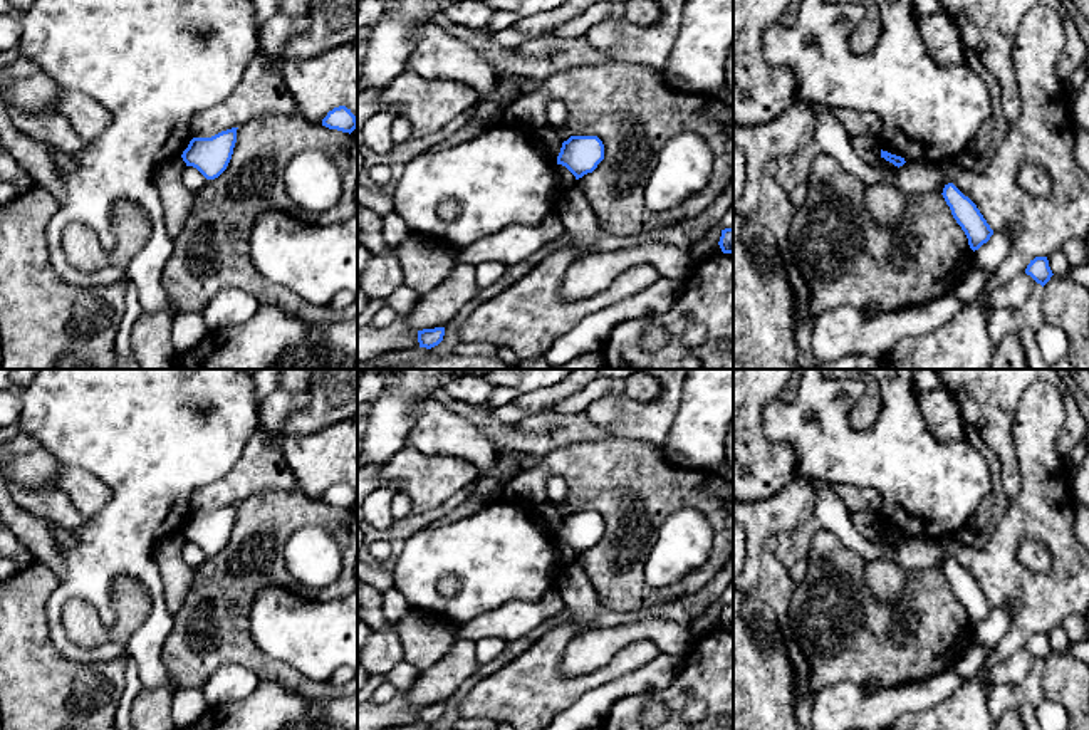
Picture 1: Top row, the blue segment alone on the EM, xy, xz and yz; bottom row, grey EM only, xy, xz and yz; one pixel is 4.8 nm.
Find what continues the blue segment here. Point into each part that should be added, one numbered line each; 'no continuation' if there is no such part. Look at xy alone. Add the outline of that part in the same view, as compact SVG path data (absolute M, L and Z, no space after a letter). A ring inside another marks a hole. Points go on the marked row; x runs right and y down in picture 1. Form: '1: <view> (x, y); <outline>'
no continuation

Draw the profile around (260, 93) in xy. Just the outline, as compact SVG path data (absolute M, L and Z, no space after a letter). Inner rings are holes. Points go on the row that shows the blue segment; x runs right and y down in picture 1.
M258 49L235 91L220 104L198 112L190 123L191 138L211 138L262 116L295 116L294 97L280 76L270 70Z

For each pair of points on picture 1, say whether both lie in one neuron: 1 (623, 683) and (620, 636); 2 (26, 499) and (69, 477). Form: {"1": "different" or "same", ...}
{"1": "different", "2": "different"}

